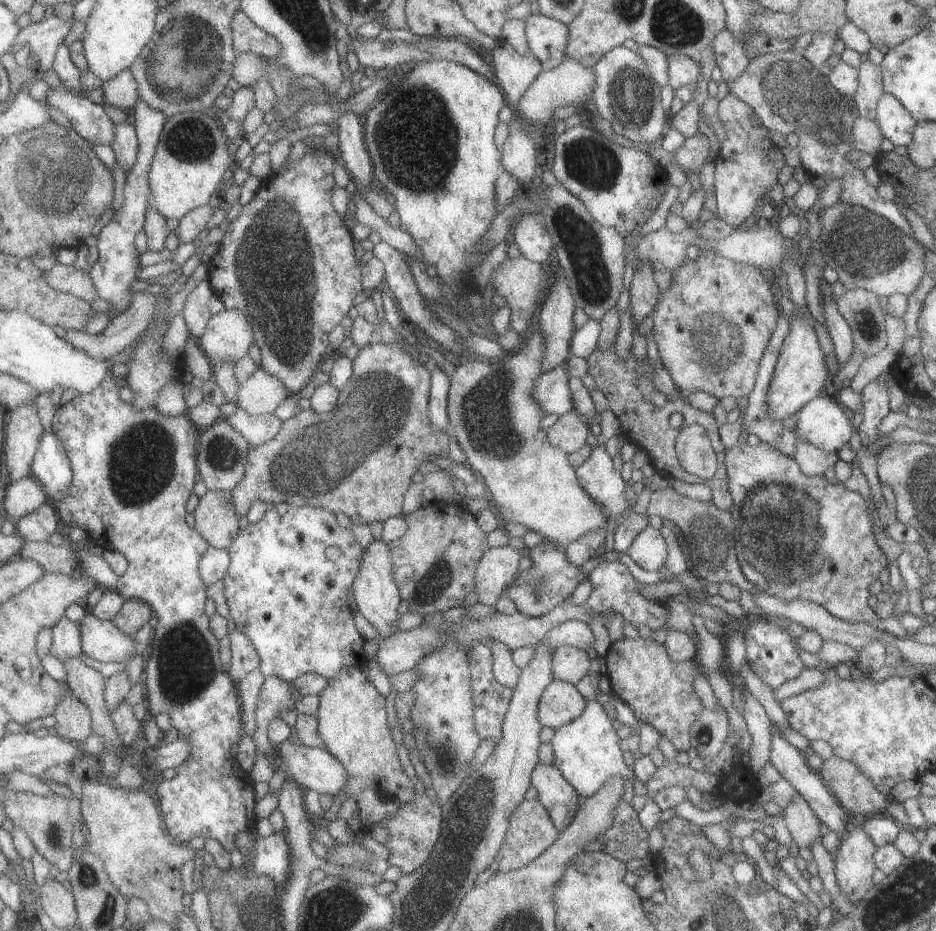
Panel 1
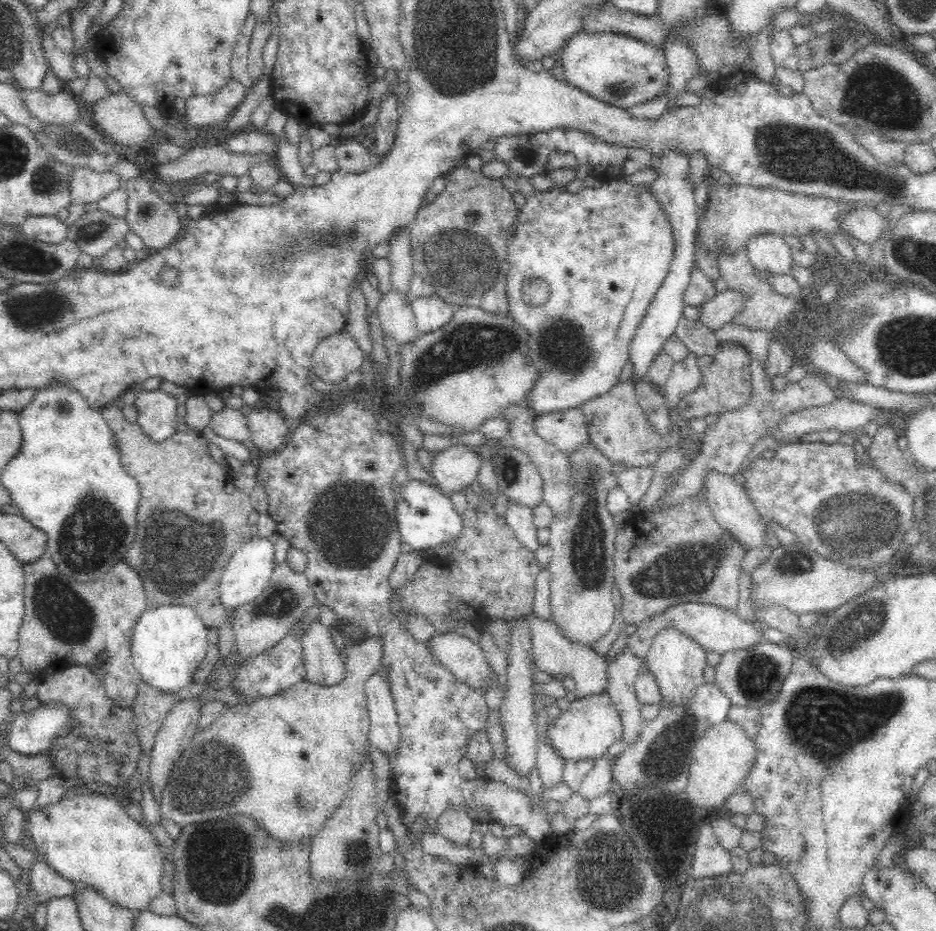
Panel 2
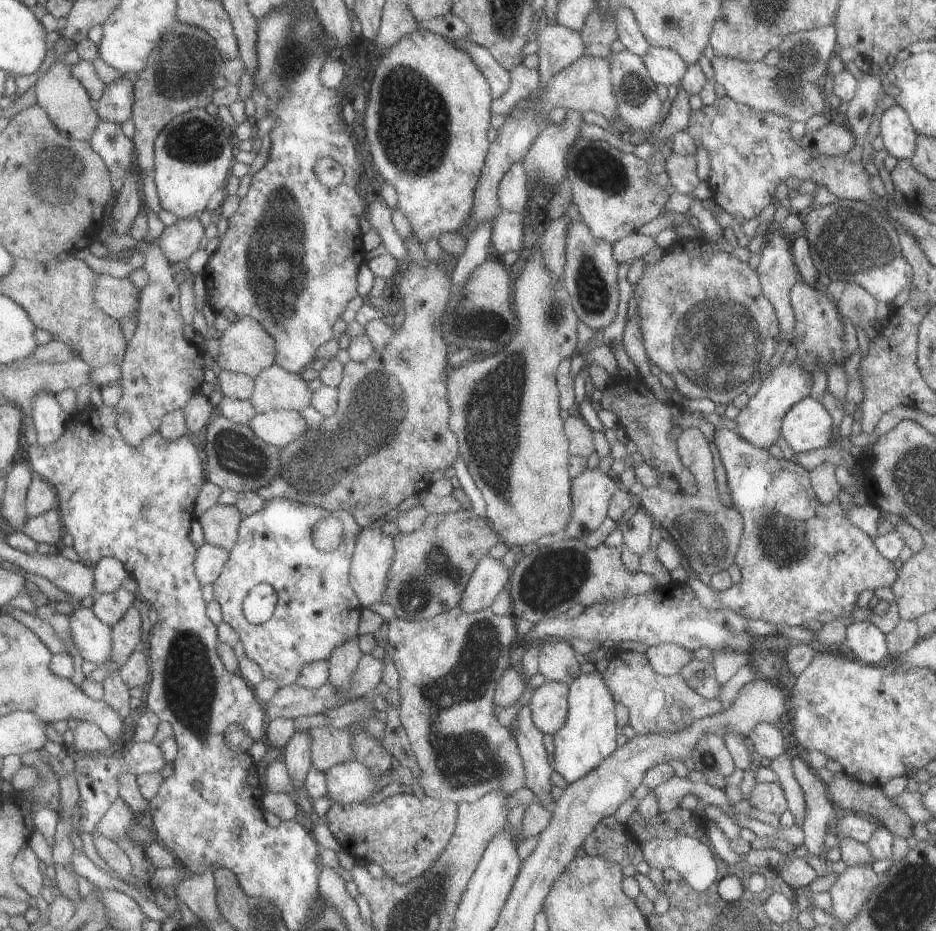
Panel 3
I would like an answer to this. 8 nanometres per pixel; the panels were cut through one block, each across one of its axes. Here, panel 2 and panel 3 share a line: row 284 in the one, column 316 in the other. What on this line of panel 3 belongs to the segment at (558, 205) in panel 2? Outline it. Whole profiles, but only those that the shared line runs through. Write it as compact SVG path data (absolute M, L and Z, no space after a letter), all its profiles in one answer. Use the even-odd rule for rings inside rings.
M289 499L266 501L261 510L243 518L238 543L230 550L230 559L223 574L213 583L213 600L219 601L224 622L229 623L239 633L246 656L259 664L267 679L278 682L281 687L293 684L297 682L306 664L328 660L334 650L346 643L346 640L357 639L363 606L351 586L350 568L361 531L358 520L349 511L330 511ZM328 516L337 517L344 522L343 542L332 551L318 549L313 540L316 523ZM261 583L269 583L275 588L278 605L269 620L256 625L249 622L244 615L243 602L249 592Z

